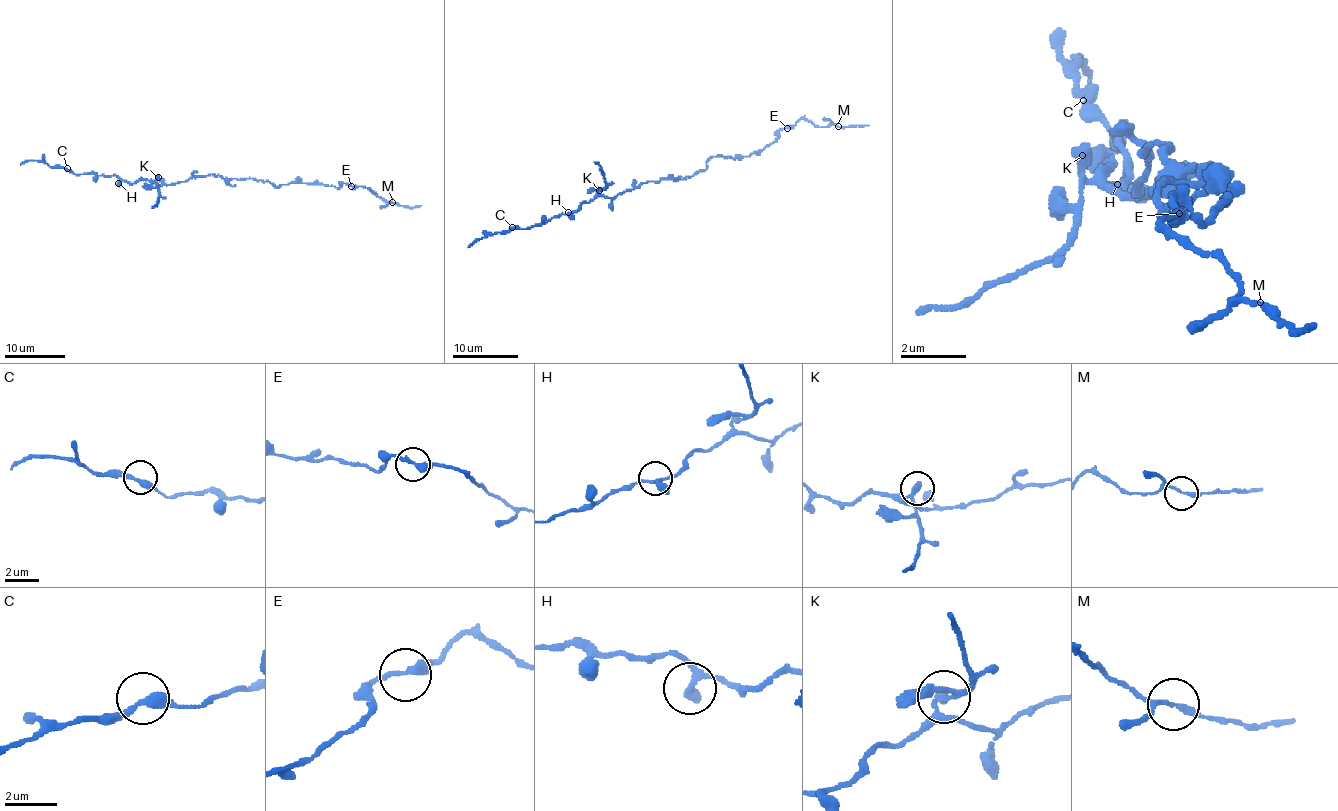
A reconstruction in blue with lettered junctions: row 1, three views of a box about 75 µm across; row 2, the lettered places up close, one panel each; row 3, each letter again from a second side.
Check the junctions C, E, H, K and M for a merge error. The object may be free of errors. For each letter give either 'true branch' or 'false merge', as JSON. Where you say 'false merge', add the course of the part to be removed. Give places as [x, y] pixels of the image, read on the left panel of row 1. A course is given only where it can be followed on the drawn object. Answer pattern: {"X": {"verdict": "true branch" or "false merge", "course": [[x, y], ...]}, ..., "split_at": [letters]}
{"C": {"verdict": "true branch"}, "E": {"verdict": "true branch"}, "H": {"verdict": "true branch"}, "K": {"verdict": "false merge", "course": [[157, 177], [158, 202], [152, 208]]}, "M": {"verdict": "true branch"}, "split_at": ["K"]}

